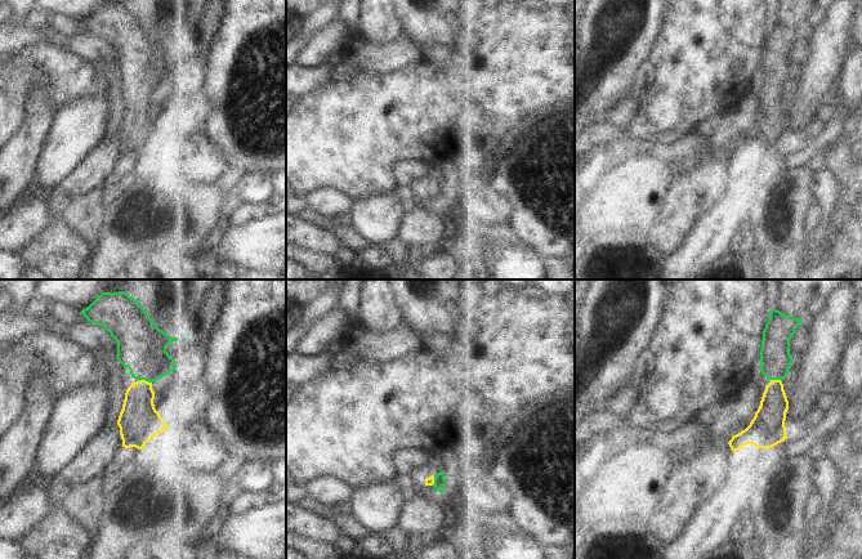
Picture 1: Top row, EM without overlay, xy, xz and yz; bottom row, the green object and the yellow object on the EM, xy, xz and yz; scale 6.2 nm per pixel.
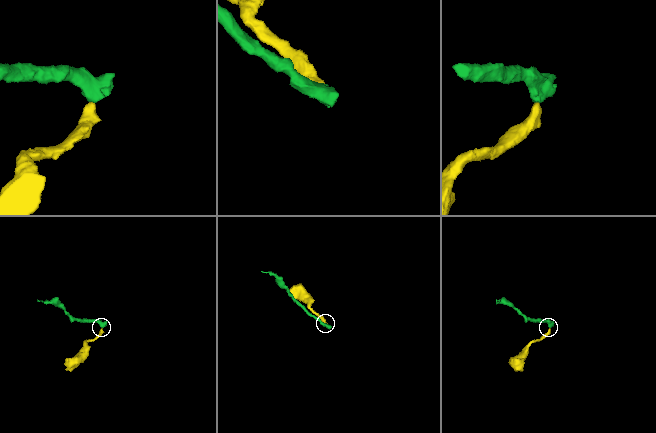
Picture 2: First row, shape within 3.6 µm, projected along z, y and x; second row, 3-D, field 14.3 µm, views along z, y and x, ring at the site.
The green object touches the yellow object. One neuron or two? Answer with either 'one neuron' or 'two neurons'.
one neuron

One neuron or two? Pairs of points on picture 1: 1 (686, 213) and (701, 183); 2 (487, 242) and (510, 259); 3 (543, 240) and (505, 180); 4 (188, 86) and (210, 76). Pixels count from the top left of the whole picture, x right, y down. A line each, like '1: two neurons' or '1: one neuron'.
1: one neuron
2: one neuron
3: one neuron
4: two neurons

